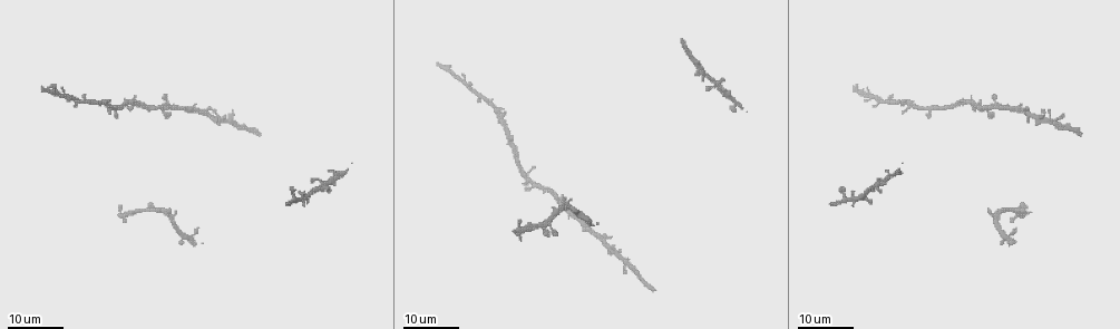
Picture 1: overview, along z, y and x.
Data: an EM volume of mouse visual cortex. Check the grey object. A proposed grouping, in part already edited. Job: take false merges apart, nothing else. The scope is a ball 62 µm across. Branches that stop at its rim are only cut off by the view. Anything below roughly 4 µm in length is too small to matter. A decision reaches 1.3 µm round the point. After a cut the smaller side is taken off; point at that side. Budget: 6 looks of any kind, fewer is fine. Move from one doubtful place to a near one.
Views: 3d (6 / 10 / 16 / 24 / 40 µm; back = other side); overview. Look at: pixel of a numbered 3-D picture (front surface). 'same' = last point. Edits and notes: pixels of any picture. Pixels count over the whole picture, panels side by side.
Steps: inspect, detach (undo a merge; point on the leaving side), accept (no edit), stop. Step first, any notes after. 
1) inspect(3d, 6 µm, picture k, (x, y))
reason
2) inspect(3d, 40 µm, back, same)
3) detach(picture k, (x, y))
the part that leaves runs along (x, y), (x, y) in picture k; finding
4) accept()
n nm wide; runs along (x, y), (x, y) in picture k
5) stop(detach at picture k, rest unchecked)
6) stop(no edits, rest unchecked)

inspect(3d, 16 µm, picture 1, (613, 247))

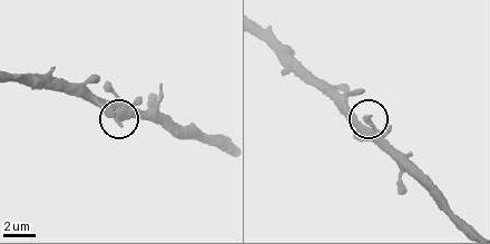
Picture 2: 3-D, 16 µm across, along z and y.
inspect(3d, 6 µm, picture 2, (118, 121))

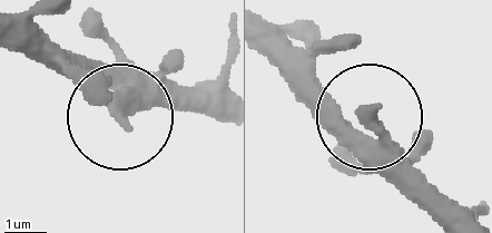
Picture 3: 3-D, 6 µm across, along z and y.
accept()
side arm 11 µm; one neuron here

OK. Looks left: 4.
inspect(3d, 24 µm, picture 1, (166, 116))
narrows sharply

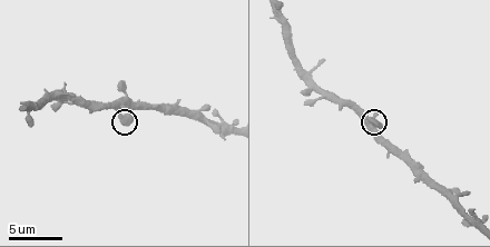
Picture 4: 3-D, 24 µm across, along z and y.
inspect(3d, 10 µm, picture 4, (128, 125))

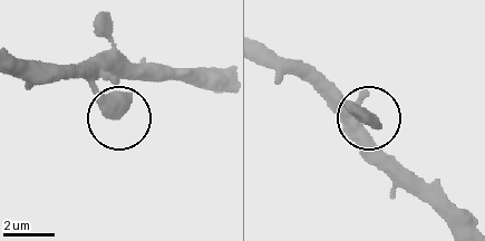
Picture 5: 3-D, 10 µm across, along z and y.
accept()
all the same neuron

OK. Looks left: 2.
stop(no edits, rest unchecked)

